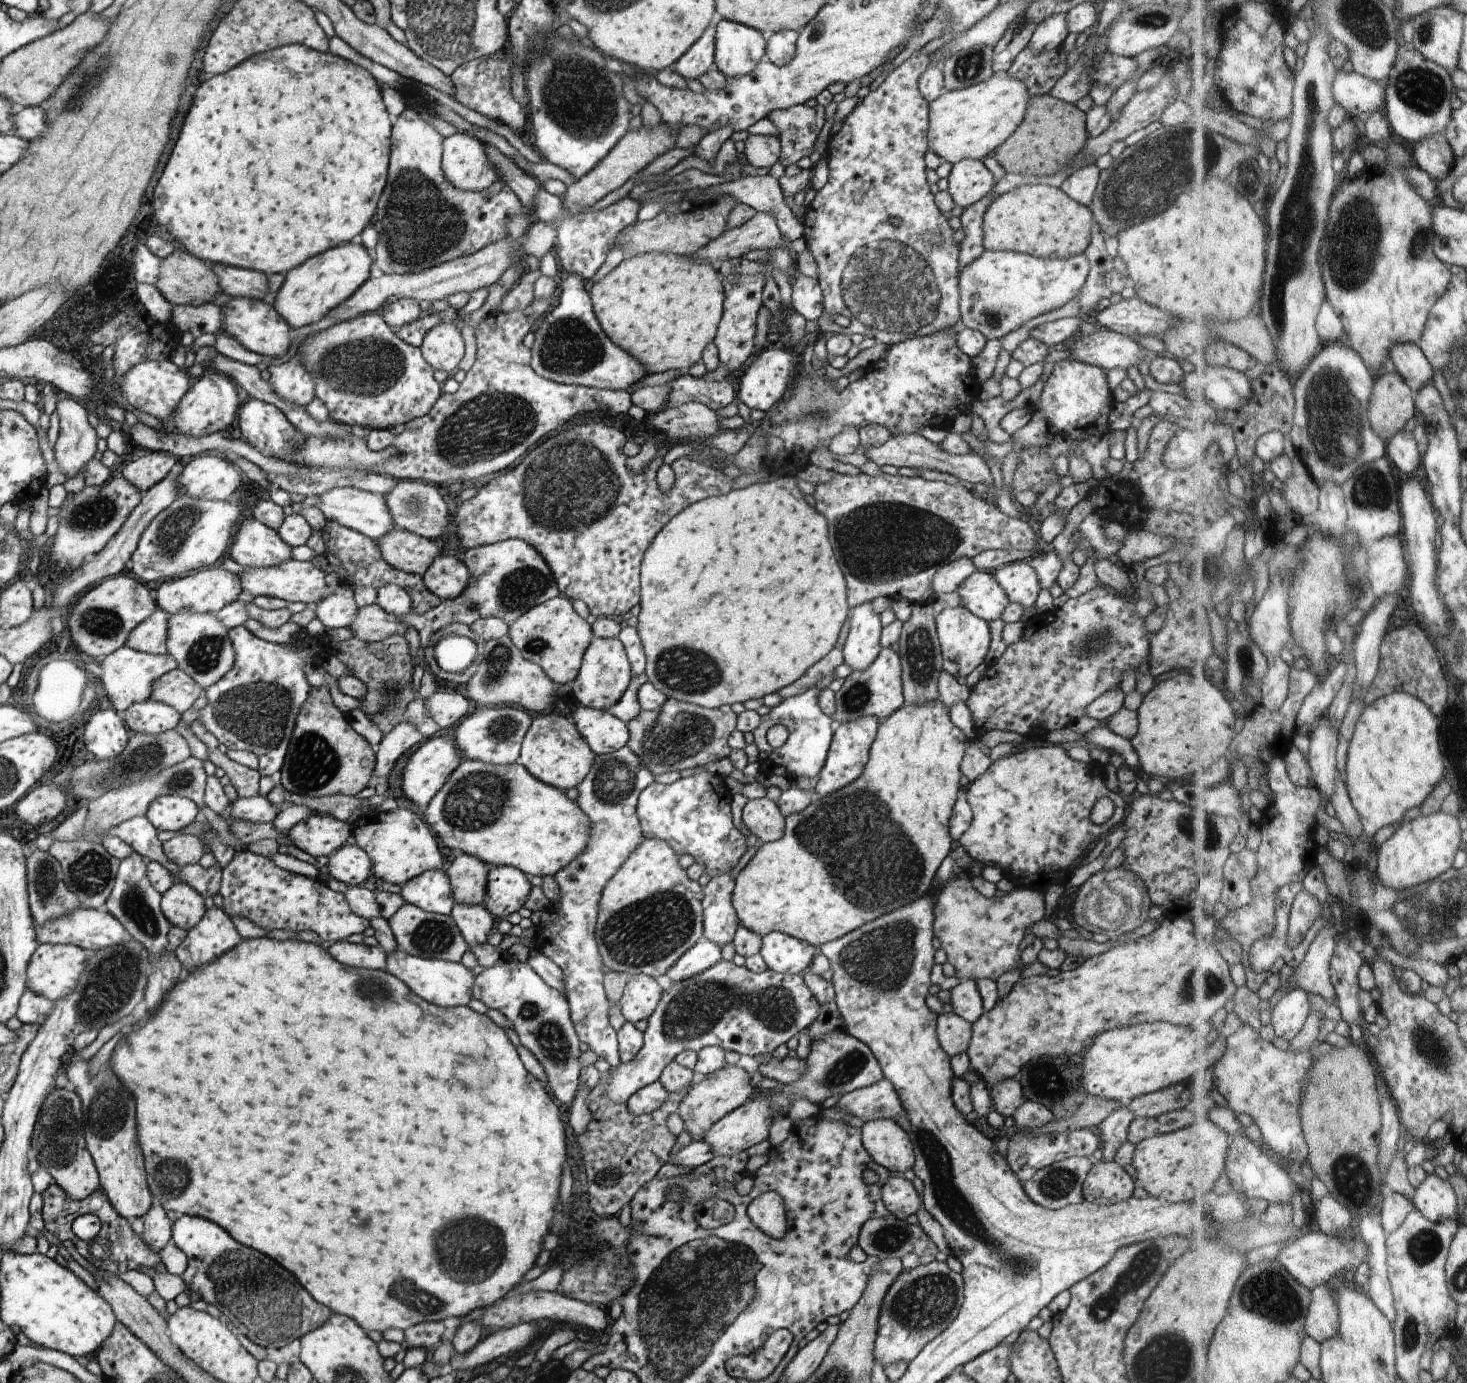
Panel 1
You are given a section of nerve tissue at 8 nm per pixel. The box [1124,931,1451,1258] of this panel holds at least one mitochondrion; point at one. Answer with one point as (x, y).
(1351, 1176)

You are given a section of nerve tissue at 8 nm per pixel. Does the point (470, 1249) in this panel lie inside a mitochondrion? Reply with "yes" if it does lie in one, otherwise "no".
yes

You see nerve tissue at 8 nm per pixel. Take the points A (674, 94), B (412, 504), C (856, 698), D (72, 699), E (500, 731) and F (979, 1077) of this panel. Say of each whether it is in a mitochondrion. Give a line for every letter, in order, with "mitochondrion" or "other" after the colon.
A: other
B: mitochondrion
C: mitochondrion
D: other
E: mitochondrion
F: other

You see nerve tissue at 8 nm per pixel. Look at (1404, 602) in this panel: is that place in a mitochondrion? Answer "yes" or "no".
no

